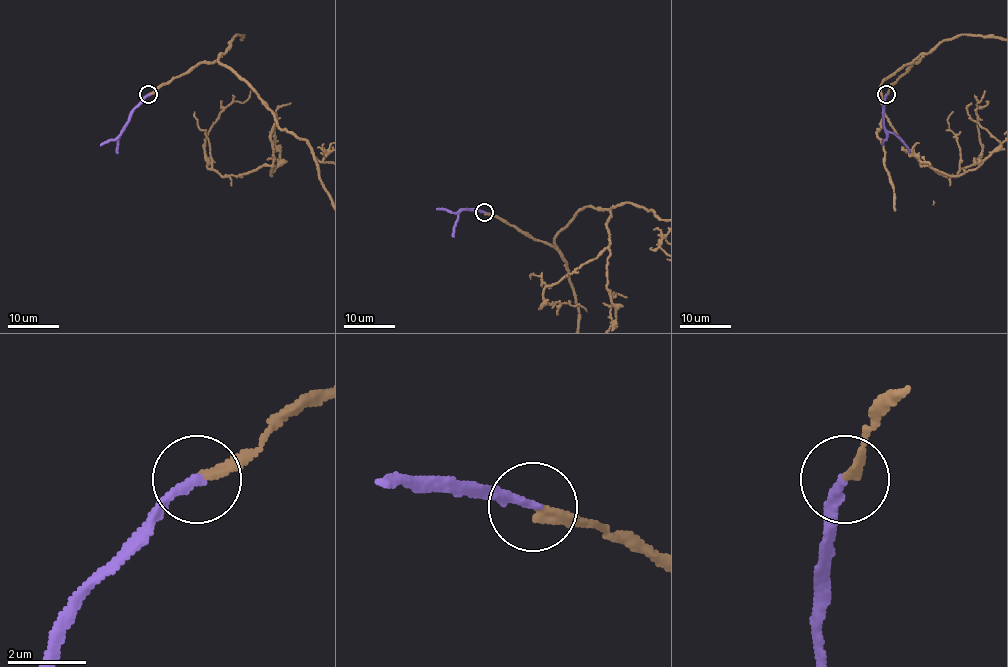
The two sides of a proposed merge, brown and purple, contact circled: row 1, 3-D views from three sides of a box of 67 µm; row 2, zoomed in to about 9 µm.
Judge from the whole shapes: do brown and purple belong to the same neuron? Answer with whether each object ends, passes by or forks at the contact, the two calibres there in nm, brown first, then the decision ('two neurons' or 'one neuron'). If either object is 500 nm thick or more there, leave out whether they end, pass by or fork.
brown ends; purple ends; calibres 220 and 240 nm; one neuron

